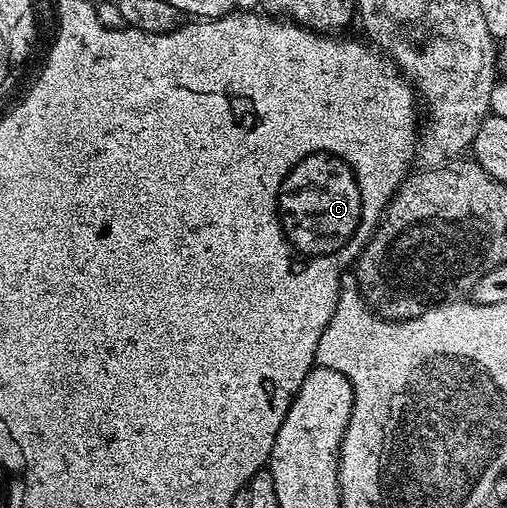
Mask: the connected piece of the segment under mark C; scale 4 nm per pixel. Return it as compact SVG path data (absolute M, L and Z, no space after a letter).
M310 149L310 153L302 153L294 165L290 165L287 173L282 173L282 181L278 181L278 189L274 189L274 225L278 225L278 233L282 233L282 241L290 248L290 257L298 261L298 265L318 265L318 261L330 261L334 265L334 277L341 282L348 267L353 266L358 257L350 253L350 249L362 249L362 180L358 177L358 165L350 161L350 157L342 157L342 153L334 153L334 149Z

